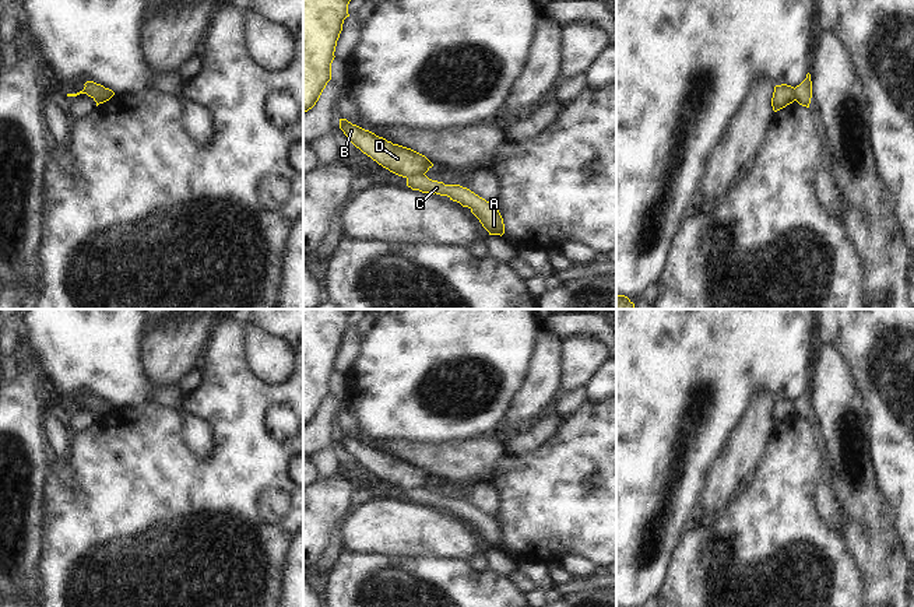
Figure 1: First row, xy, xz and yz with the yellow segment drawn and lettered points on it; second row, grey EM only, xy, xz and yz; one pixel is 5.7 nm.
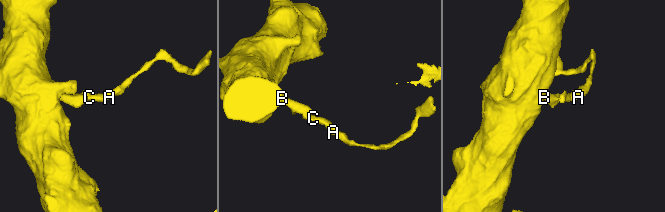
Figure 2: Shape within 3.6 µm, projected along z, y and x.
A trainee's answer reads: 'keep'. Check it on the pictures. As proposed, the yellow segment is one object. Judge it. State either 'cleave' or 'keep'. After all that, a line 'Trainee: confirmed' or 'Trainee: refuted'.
cleave
Trainee: refuted

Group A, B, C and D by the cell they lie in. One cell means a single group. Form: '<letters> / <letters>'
A C / B D

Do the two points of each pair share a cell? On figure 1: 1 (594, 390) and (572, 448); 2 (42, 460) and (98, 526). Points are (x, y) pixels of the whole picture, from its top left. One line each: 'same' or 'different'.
1: different
2: different

